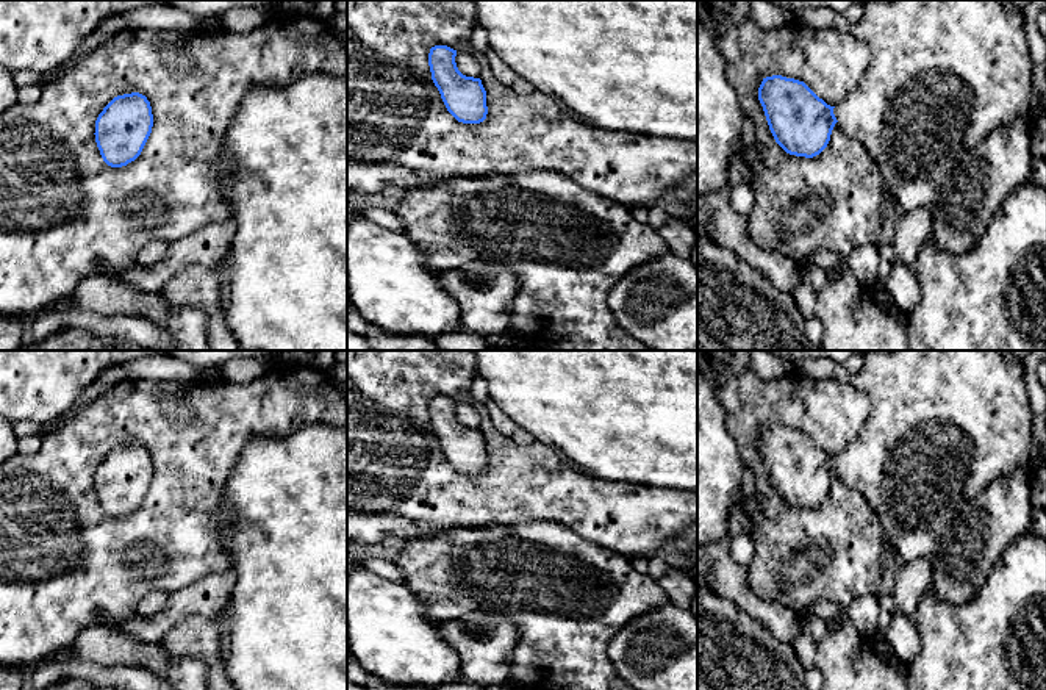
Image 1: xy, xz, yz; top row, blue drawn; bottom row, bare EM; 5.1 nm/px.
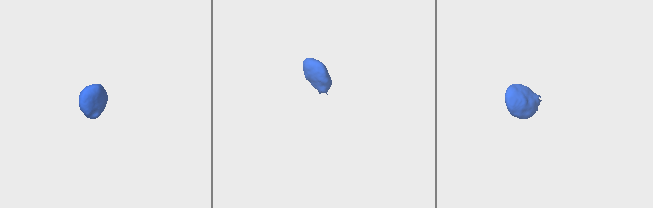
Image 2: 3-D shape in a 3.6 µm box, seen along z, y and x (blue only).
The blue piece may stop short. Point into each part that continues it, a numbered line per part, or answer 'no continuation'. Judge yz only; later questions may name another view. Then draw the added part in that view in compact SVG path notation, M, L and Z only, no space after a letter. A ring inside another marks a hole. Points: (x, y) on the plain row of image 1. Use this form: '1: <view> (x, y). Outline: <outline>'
1: yz (943, 424). Outline: M868 350L863 366L851 376L851 385L869 399L869 413L858 437L833 458L835 477L846 487L857 490L880 519L887 543L894 549L902 563L924 557L935 557L940 540L957 521L965 507L994 479L1016 469L1033 471L1030 466L1032 447L1032 407L1024 380L1024 361L1008 360L1001 350Z

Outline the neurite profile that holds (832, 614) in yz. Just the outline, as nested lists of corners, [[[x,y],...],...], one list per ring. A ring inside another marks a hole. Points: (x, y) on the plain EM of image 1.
[[[818,599],[811,606],[811,615],[824,620],[830,626],[835,626],[846,618],[846,610],[833,602]]]

